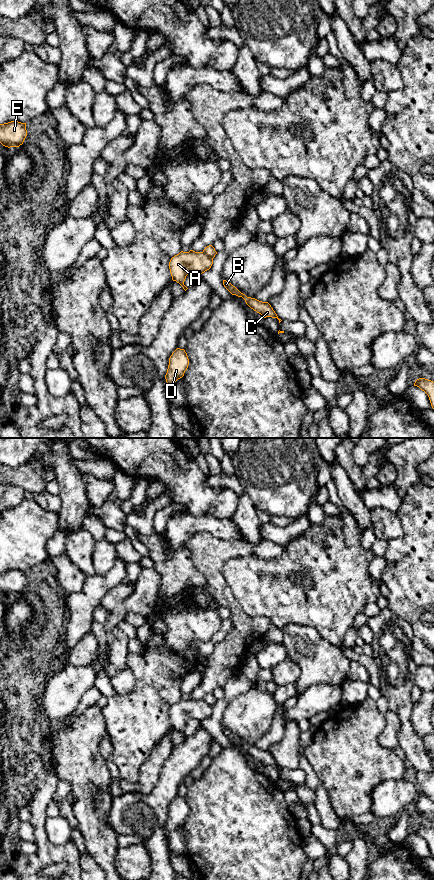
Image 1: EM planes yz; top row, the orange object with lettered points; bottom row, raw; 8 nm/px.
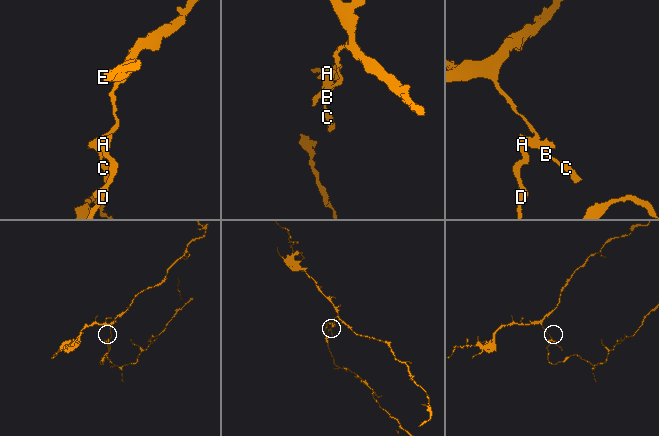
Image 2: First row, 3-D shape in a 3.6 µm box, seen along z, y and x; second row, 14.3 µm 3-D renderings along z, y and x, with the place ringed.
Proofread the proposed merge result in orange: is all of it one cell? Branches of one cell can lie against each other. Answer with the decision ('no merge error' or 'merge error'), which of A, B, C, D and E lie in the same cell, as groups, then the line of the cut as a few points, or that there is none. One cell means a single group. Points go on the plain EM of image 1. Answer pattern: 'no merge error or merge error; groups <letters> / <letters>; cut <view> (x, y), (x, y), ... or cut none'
merge error; groups A B C D / E; cut yz (203, 699), (212, 707)

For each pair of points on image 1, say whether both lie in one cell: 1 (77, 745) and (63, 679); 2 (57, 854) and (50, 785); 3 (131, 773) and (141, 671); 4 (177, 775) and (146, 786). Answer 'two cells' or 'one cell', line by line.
1: two cells
2: one cell
3: one cell
4: two cells

